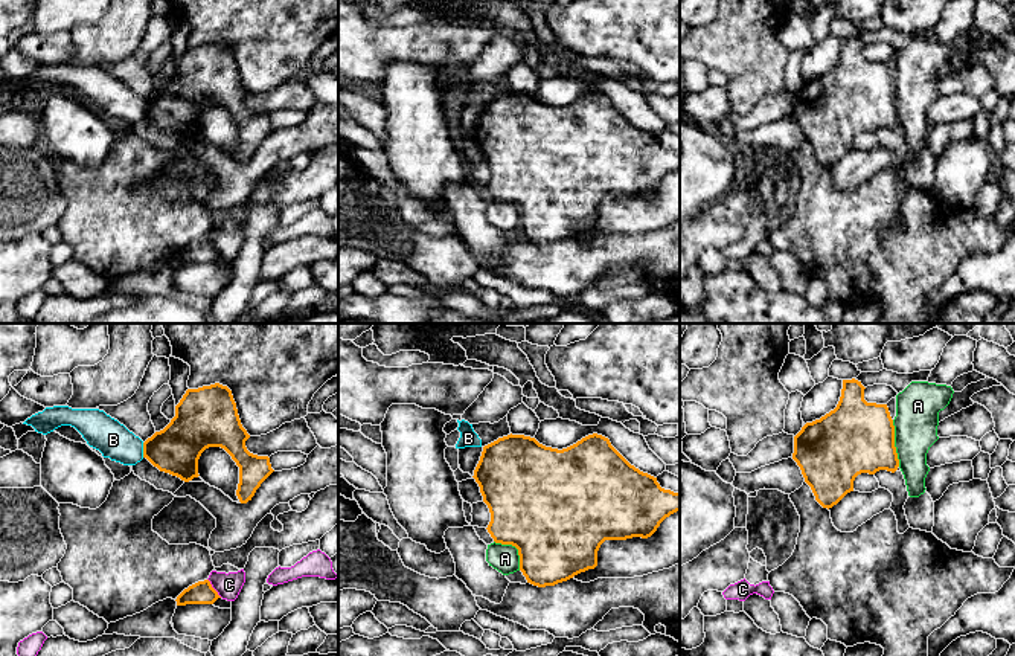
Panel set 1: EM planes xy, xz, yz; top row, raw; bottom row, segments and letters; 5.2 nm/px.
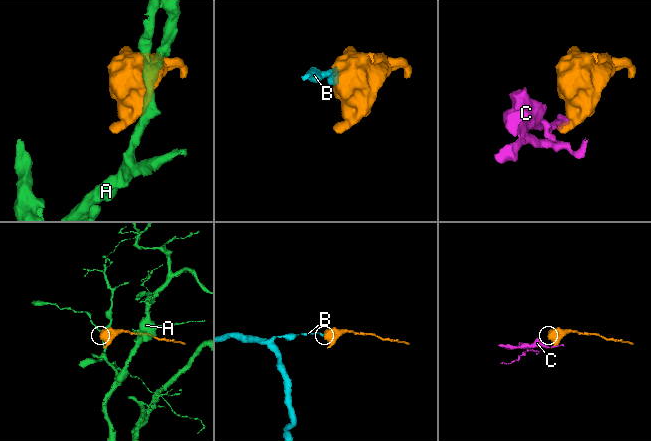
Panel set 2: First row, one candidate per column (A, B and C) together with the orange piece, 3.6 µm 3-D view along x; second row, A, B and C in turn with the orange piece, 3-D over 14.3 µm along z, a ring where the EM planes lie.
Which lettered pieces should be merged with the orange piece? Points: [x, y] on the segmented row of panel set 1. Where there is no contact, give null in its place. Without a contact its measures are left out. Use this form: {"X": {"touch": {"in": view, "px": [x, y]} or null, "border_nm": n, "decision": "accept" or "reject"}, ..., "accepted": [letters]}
{"A": {"touch": {"in": "yz", "px": [893, 443]}, "border_nm": 260, "decision": "reject"}, "B": {"touch": {"in": "xy", "px": [144, 450]}, "border_nm": 80, "decision": "reject"}, "C": {"touch": {"in": "xy", "px": [212, 588]}, "border_nm": 130, "decision": "reject"}, "accepted": []}

